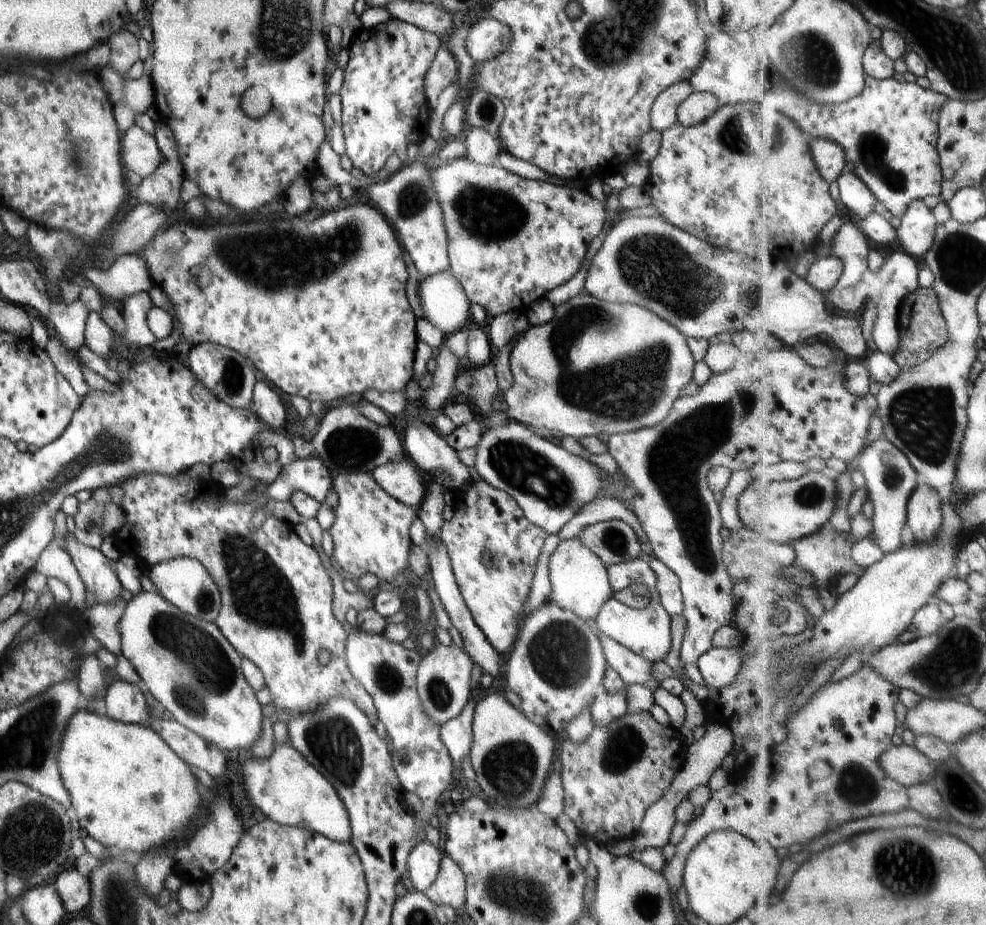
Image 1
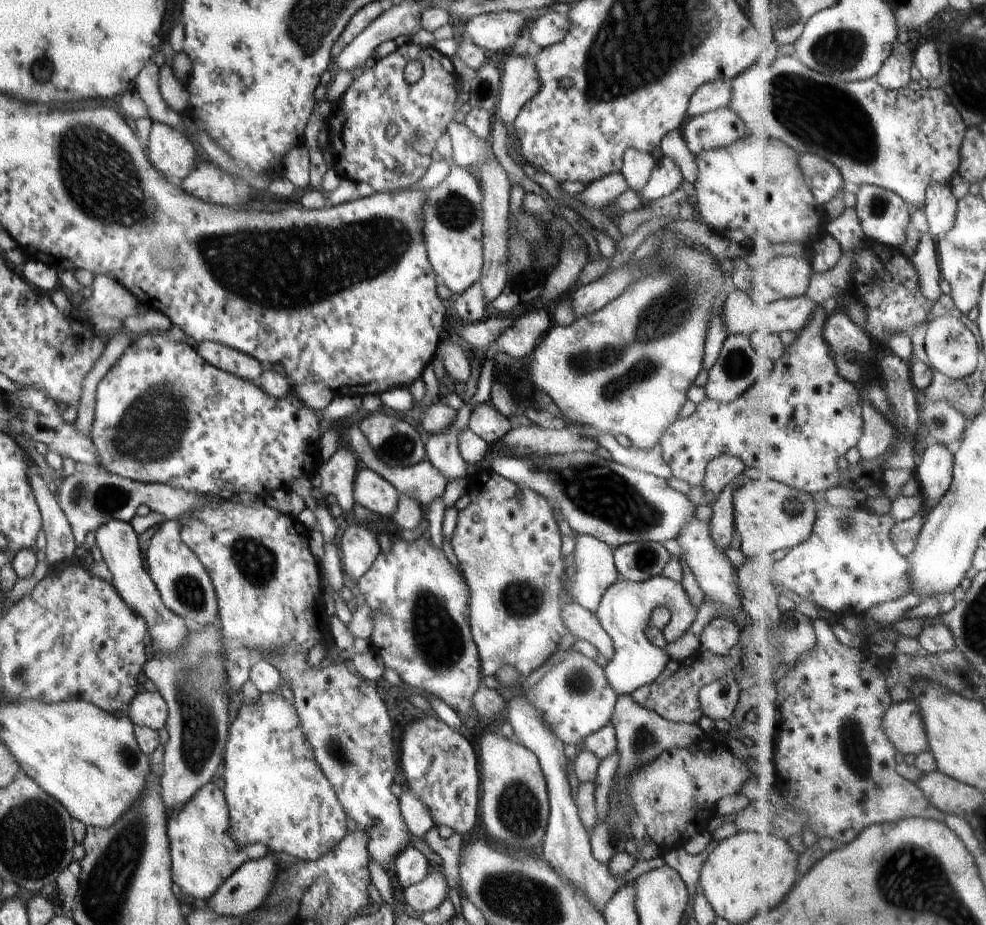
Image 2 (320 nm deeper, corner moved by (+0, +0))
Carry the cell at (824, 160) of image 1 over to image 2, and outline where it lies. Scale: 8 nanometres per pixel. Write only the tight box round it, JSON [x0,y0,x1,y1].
[801,153,846,205]

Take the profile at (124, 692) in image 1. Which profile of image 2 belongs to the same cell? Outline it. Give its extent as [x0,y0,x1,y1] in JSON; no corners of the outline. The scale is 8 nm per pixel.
[127,692,167,731]

